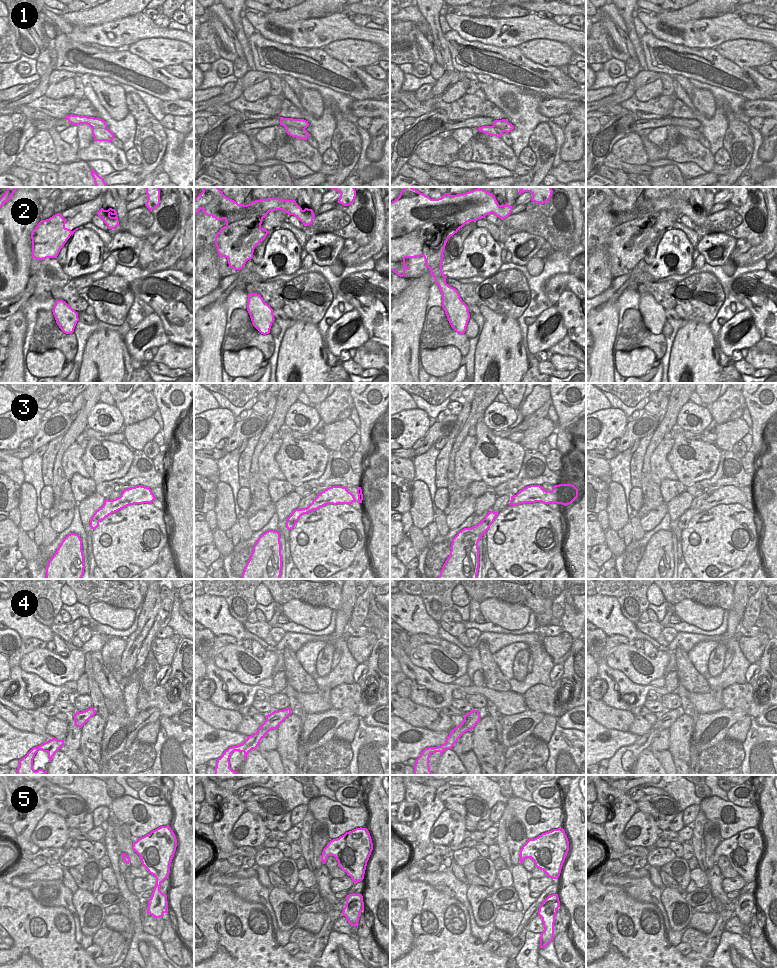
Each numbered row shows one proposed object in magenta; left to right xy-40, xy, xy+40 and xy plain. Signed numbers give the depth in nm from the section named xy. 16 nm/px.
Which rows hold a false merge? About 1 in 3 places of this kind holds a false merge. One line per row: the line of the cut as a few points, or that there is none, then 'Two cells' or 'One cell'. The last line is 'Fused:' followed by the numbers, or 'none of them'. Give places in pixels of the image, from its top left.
1: Split along xy (285, 125), (304, 129). Two cells
2: Split along xy+40 (458, 229), (434, 224), (426, 237), (397, 225), (390, 239). Two cells
3: No split. One cell
4: No split. One cell
5: No split. One cell
Fused: 1, 2

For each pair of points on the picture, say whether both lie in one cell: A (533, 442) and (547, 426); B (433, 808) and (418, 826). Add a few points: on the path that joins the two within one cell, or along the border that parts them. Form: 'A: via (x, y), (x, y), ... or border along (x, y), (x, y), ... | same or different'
A: via (535, 438), (543, 430) | same
B: via (429, 812), (422, 822) | same

